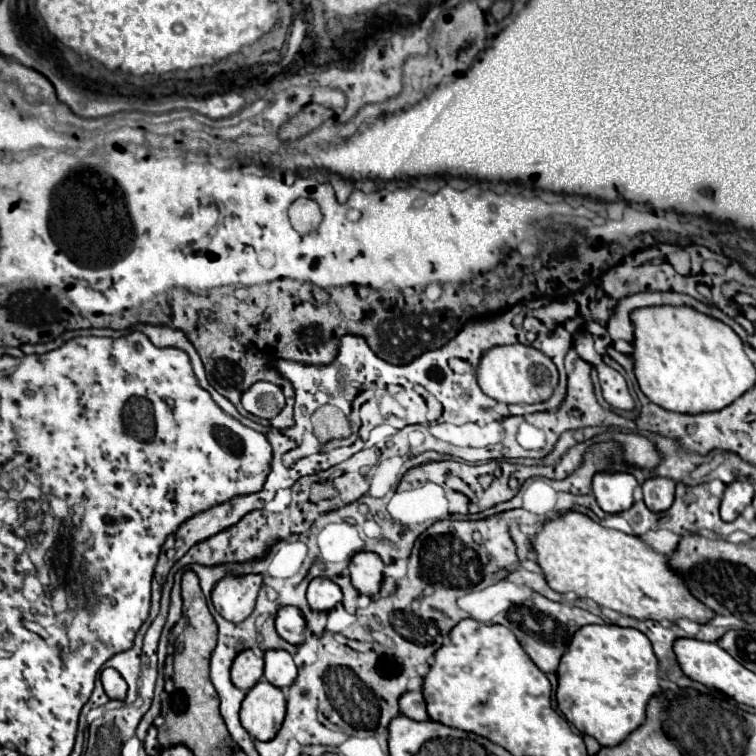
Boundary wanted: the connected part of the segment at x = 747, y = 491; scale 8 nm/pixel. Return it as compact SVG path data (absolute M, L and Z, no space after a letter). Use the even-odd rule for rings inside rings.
M736 479L730 483L724 491L722 505L720 505L720 515L724 521L734 521L746 505L752 503L754 497L754 487L748 479Z

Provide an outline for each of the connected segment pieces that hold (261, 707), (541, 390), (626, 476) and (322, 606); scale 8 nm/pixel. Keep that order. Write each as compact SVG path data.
M262 679L254 685L240 709L242 727L258 741L270 741L280 731L286 715L284 693Z
M502 345L492 347L482 355L478 365L478 383L488 397L506 405L542 403L550 399L558 385L558 369L550 357L530 345Z
M598 473L592 481L596 501L606 513L622 513L630 509L634 503L632 491L636 485L638 481L630 473Z
M324 577L312 579L308 585L308 605L312 611L332 611L338 603L342 601L342 591L340 587Z

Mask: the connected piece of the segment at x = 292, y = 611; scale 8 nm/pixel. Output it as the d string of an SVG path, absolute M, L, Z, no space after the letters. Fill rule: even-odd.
M282 607L276 615L276 631L278 635L292 643L292 645L302 645L306 641L306 621L296 607Z

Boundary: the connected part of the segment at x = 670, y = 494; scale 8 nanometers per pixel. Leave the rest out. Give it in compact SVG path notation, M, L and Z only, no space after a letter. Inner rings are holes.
M666 477L646 479L642 483L646 507L654 513L666 511L666 507L670 507L670 503L674 501L674 489L676 489L676 483L672 479L666 479Z

